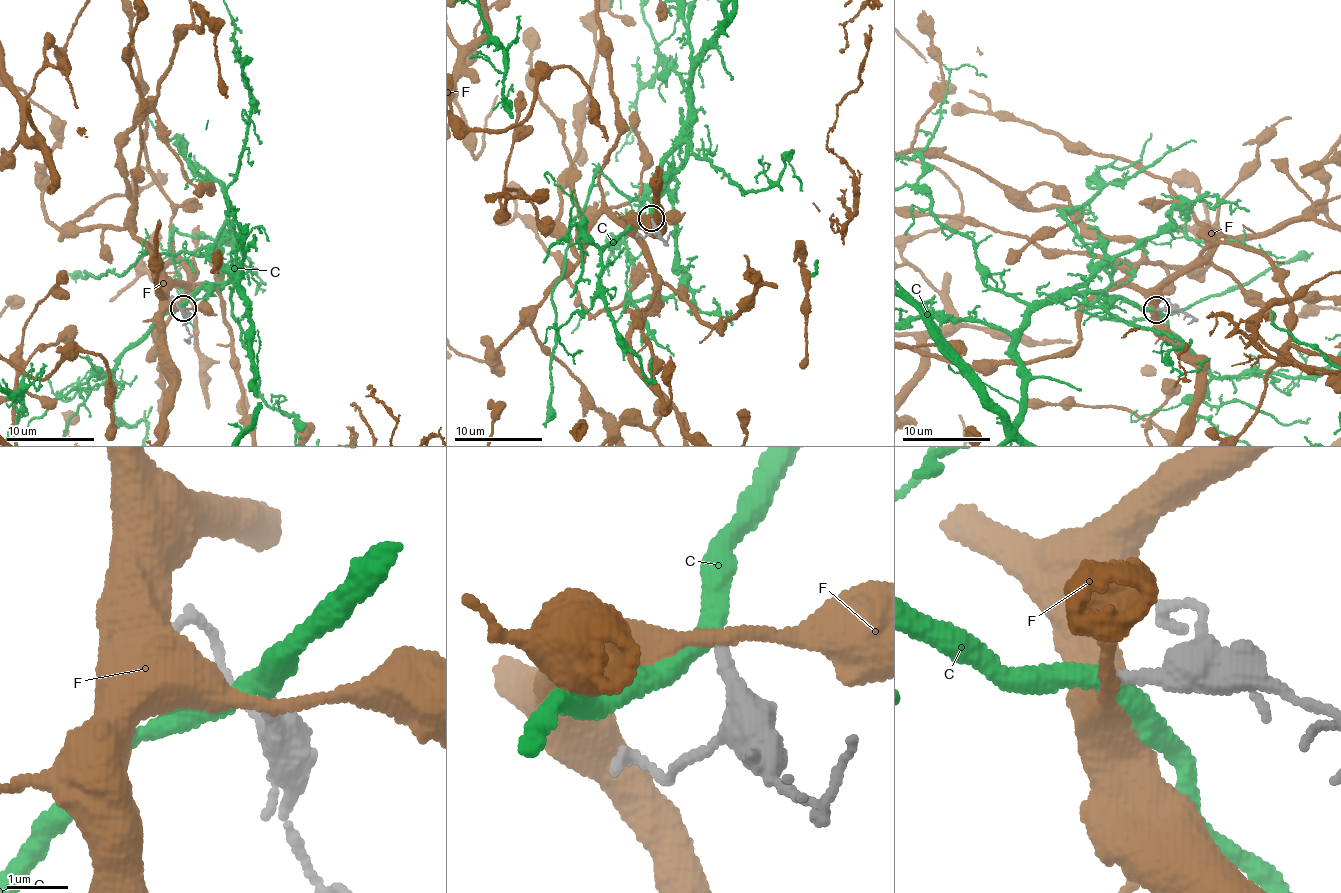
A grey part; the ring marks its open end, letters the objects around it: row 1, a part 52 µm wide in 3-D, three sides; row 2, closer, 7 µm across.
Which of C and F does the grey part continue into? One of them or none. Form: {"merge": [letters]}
{"merge": ["C"]}

